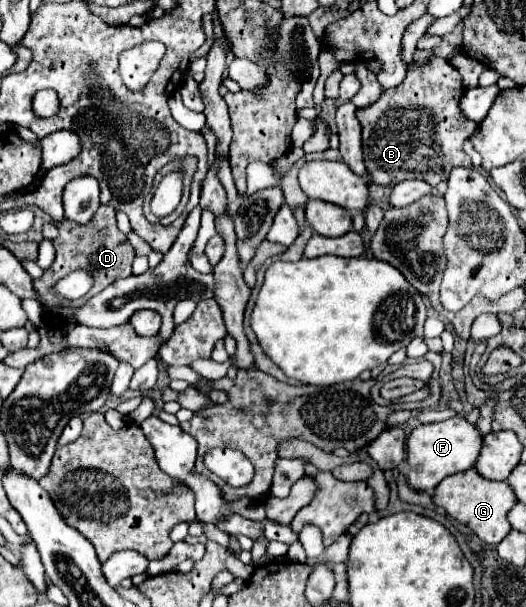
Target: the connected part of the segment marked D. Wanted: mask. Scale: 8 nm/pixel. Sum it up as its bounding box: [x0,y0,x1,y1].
[32,206,134,312]

